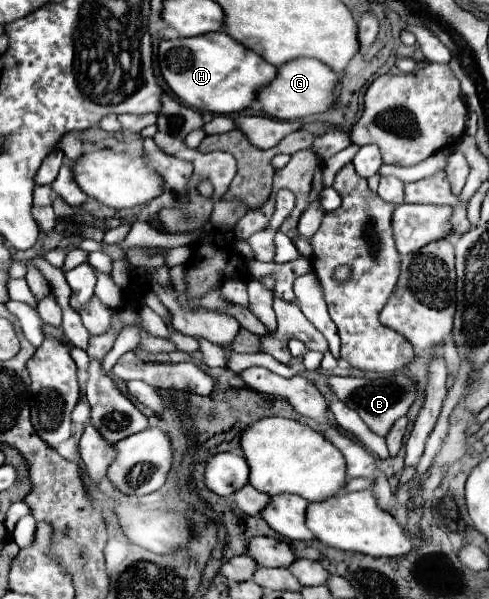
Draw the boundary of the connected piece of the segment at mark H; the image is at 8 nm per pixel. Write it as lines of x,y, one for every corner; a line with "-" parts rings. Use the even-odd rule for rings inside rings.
227,32
163,40
159,44
159,68
167,86
185,106
213,114
247,110
257,100
259,90
271,84
277,76
277,66
265,62
257,52
245,48

